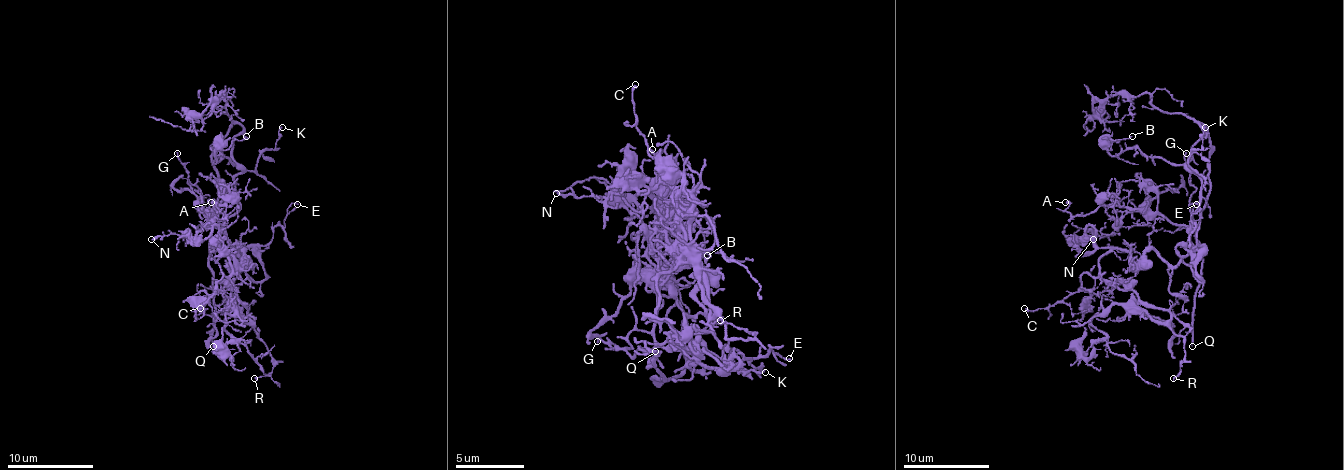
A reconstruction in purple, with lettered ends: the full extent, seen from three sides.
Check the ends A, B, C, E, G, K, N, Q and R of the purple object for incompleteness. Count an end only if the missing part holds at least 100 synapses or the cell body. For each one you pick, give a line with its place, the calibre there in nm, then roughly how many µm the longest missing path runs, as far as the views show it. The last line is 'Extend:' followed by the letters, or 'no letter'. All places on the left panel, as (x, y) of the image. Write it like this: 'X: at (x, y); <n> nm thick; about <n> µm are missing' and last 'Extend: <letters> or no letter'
Q: at (213, 346); 100 nm thick; about 80 µm are missing
Extend: Q

